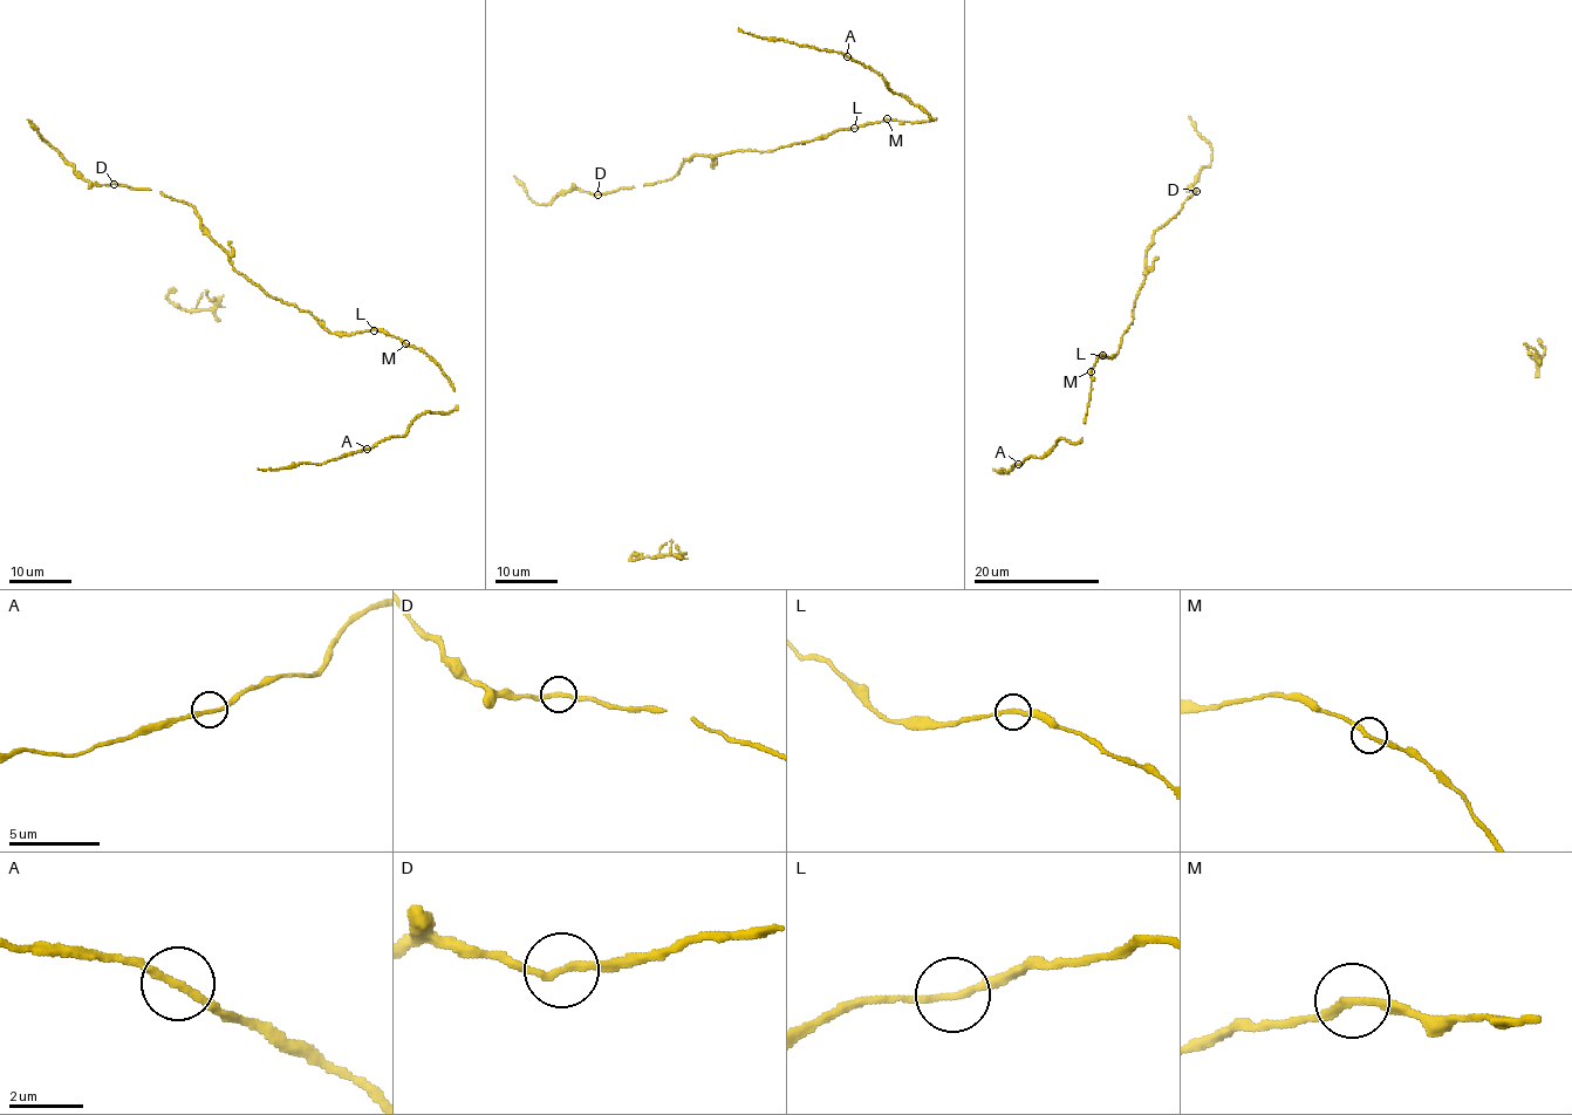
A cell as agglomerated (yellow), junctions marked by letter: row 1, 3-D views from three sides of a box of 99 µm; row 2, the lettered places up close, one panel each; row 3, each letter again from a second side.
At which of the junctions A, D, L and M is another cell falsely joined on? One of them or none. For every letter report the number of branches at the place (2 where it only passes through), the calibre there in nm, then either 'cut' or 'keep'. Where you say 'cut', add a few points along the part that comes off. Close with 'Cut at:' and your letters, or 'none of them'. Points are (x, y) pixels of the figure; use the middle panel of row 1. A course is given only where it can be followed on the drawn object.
A: 2 | 200 nm | keep
D: 2 | 200 nm | cut | (597, 195), (562, 190), (548, 204), (535, 204), (513, 176)
L: 2 | 200 nm | keep
M: 2 | 200 nm | keep
Cut at: D

